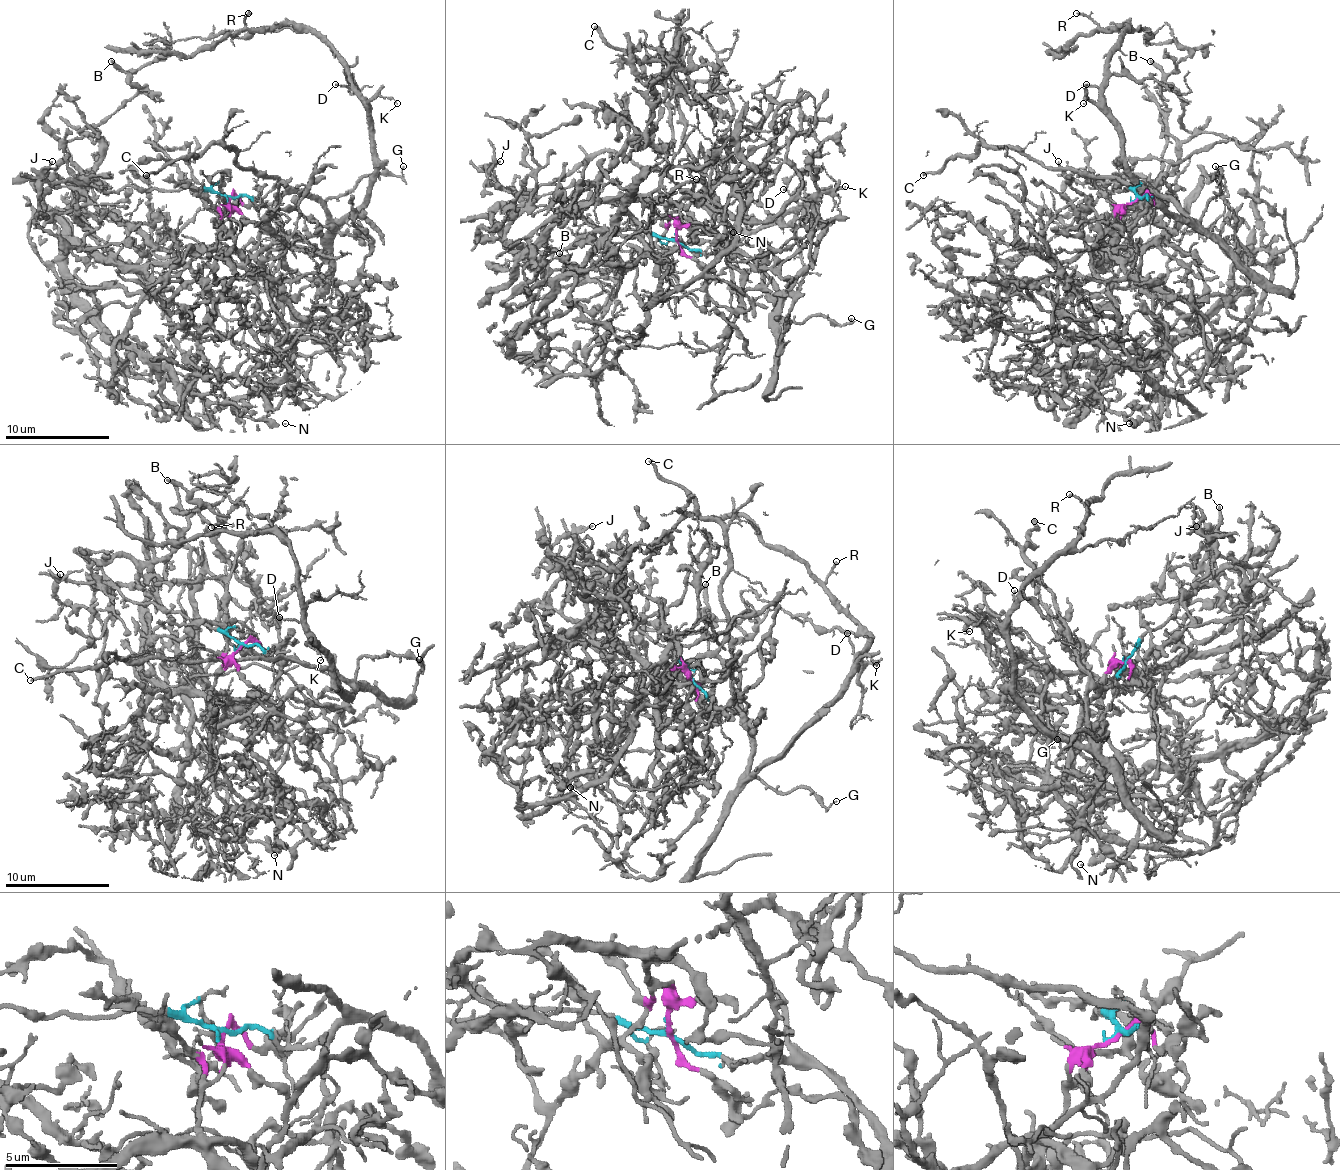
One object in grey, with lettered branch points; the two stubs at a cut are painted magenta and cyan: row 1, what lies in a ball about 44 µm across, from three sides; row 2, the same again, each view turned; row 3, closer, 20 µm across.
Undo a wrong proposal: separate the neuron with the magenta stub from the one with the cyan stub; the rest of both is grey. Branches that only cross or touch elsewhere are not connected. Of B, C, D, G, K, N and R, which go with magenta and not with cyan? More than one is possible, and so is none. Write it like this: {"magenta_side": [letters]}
{"magenta_side": ["B", "N"]}

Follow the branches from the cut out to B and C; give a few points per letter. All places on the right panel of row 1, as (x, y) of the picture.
B: (1136, 197), (1094, 260), (1112, 257), (1126, 247), (1194, 134), (1181, 124), (1183, 97), (1149, 61)
C: (1136, 197), (1149, 202), (1147, 192), (1110, 179), (981, 145), (924, 176)

